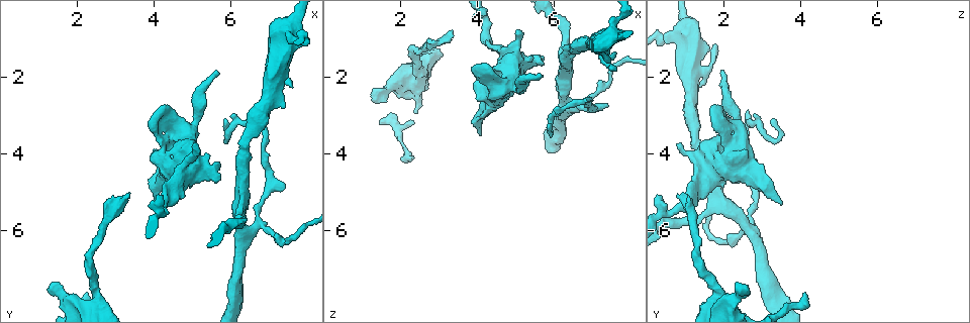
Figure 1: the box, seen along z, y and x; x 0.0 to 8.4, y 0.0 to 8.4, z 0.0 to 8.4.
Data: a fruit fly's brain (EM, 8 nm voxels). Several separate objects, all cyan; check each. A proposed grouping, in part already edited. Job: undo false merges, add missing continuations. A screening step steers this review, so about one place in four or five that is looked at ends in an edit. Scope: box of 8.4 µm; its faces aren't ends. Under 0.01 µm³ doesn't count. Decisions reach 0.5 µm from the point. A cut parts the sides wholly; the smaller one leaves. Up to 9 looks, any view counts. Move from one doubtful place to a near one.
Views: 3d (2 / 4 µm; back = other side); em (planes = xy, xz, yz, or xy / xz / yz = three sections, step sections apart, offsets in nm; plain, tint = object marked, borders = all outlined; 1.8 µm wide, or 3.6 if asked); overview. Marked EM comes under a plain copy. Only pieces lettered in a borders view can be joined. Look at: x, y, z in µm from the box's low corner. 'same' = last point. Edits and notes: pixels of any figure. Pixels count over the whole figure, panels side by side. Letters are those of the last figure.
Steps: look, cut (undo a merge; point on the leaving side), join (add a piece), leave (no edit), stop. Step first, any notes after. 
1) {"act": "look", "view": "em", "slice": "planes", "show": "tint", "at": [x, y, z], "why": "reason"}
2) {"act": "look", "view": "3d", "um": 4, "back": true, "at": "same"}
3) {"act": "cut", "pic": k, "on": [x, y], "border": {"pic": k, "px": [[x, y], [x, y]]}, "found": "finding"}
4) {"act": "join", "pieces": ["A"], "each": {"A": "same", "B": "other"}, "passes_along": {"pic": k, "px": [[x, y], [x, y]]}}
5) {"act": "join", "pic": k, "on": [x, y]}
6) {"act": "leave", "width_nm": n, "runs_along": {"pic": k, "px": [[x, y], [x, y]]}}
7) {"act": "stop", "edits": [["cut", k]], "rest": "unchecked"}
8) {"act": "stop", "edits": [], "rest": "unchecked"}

{"act": "look", "view": "em", "slice": "planes", "show": "borders", "at": [6.40, 6.00, 2.80], "why": "four-way junction"}

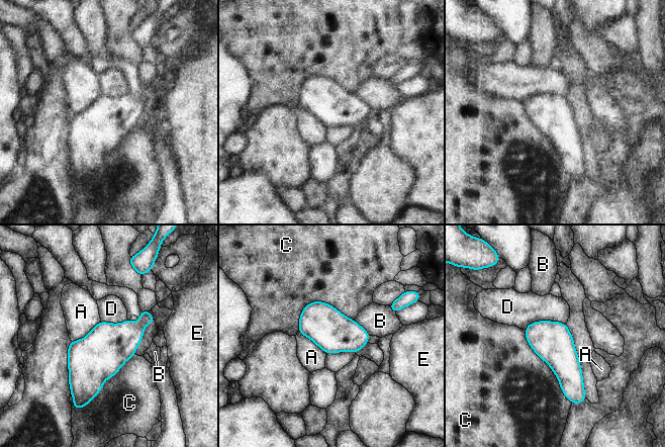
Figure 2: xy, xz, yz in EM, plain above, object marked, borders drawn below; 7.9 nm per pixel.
{"act": "leave", "each": {"A": "other", "B": "other", "C": "other", "D": "other", "E": "other"}, "border": {"pic": 2, "px": [[100, 321], [84, 337], [71, 341]]}, "found": "one neuron here"}

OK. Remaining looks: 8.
{"act": "look", "view": "em", "slice": "planes", "show": "borders", "at": [5.05, 3.75, 0.85], "why": "branch stops here"}

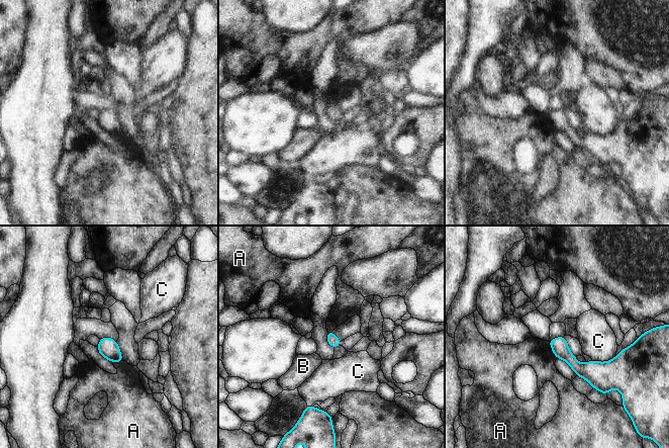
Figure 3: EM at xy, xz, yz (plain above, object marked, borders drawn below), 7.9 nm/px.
{"act": "leave", "each": {"A": "other", "B": "other", "C": "other"}, "runs_along": {"pic": 3, "px": [[552, 341], [581, 370], [609, 370]]}, "found": "none of them fits"}

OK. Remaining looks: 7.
{"act": "look", "view": "em", "slice": "xz", "step": 4, "show": "borders", "at": [4.05, 5.25, 3.50], "why": "an open end"}

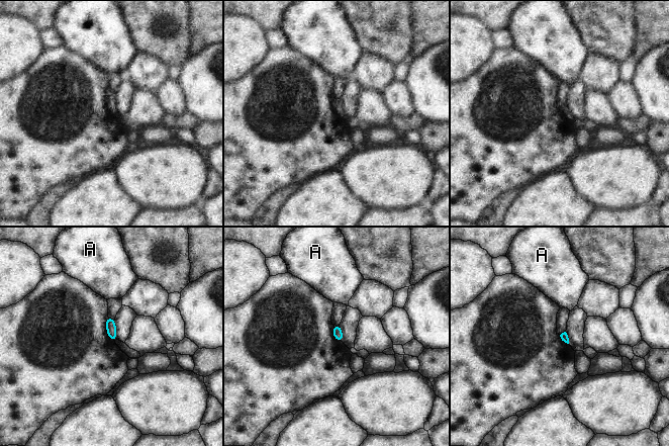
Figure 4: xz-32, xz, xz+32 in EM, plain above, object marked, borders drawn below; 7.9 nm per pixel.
{"act": "look", "view": "em", "slice": "planes", "show": "borders", "at": "same", "why": "cut it another way"}

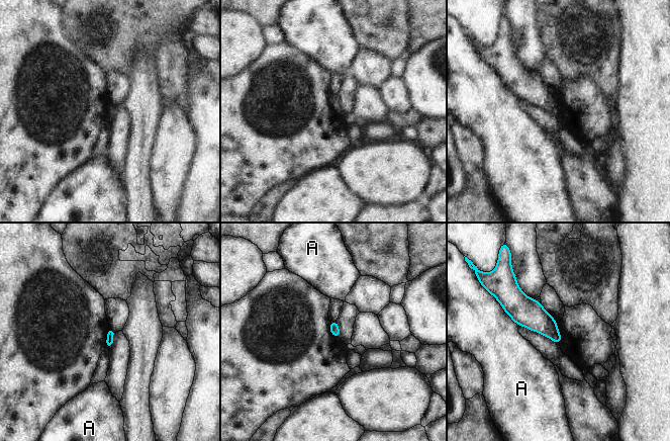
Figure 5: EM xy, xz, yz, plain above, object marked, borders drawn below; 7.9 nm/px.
{"act": "leave", "longest_contact_nm": ["A", 260], "each": {"A": "other"}, "border": {"pic": 5, "px": [[498, 301], [504, 312], [518, 326]]}, "found": "no lettered piece goes on from it"}

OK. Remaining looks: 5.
{"act": "look", "view": "em", "slice": "yz", "step": 8, "show": "tint", "at": [1.35, 7.45, 2.65], "why": "branch stops here"}

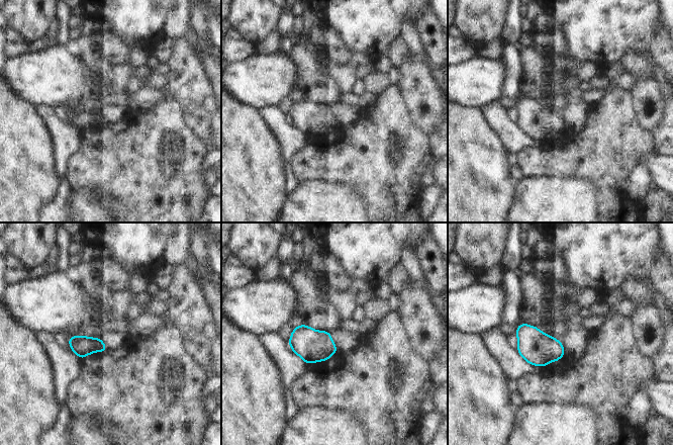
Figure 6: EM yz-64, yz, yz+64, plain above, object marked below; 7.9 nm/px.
{"act": "look", "view": "em", "slice": "planes", "show": "borders", "at": "same"}

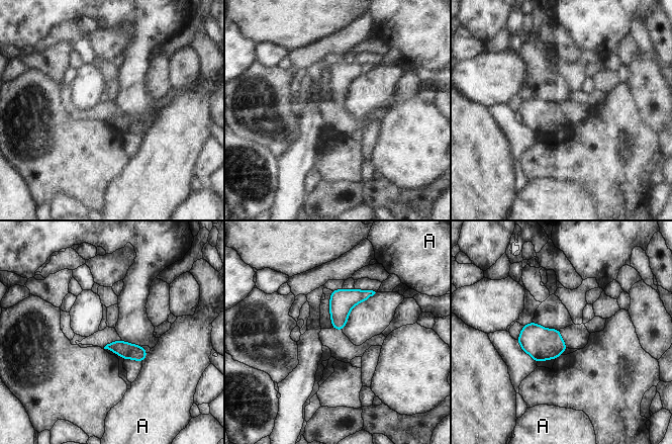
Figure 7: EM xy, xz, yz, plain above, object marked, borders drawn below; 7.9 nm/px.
{"act": "leave", "each": {"A": "other"}, "border": {"pic": 7, "px": [[148, 353], [141, 362]]}, "found": "none of them fits"}

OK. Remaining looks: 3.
{"act": "stop", "edits": [], "rest": "unchecked"}

